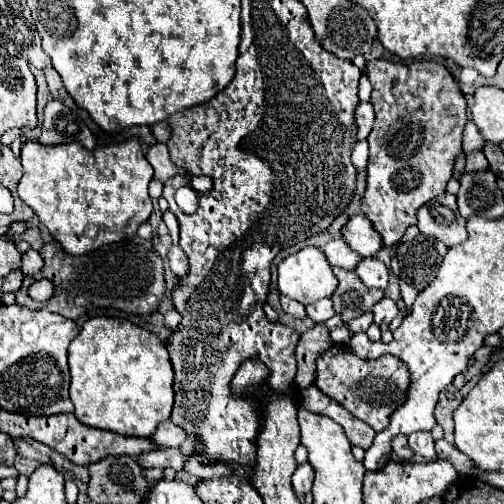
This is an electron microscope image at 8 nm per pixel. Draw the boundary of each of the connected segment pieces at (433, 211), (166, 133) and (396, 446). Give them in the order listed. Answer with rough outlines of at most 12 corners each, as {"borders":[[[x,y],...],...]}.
{"borders":[[[456,195],[418,209],[418,229],[446,247],[466,241]],[[166,121],[152,125],[158,141],[168,141],[172,129]],[[404,435],[392,439],[392,449],[404,463],[412,461],[412,449]]]}

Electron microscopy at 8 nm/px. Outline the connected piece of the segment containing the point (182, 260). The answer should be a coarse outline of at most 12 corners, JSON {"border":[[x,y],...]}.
{"border":[[178,245],[168,251],[168,263],[174,275],[188,273],[186,255]]}

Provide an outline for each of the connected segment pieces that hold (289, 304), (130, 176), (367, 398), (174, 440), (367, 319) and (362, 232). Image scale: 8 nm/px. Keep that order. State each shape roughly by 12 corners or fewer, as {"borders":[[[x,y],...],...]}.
{"borders":[[[280,295],[280,307],[284,313],[304,319],[304,305]],[[138,139],[22,145],[20,199],[68,255],[152,213]],[[332,345],[316,387],[368,423],[388,427],[406,401],[408,367]],[[170,421],[160,423],[150,441],[160,447],[178,447],[184,431]],[[372,313],[348,323],[352,333],[364,333],[372,325]],[[352,215],[340,233],[358,255],[376,255],[380,235],[364,215]]]}

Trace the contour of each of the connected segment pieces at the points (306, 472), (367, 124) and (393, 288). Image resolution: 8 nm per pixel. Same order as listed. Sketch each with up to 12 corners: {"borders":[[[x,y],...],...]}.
{"borders":[[[310,463],[298,465],[292,487],[298,495],[312,489],[314,469]],[[360,101],[354,113],[356,139],[366,139],[374,125],[372,103]],[[390,269],[384,296],[401,299],[399,280]]]}

